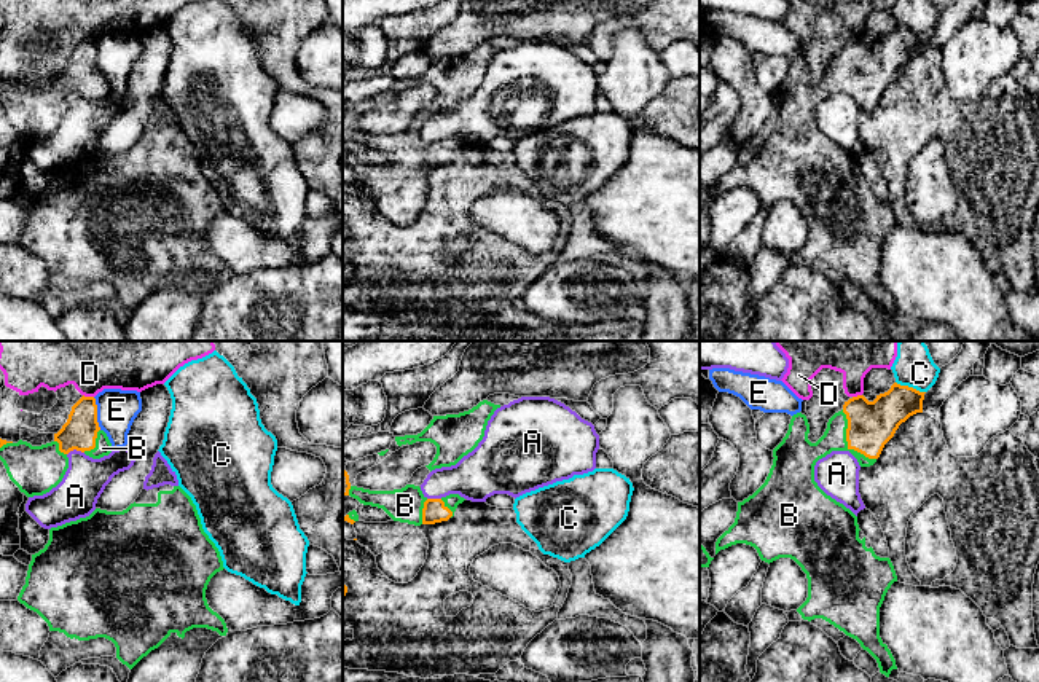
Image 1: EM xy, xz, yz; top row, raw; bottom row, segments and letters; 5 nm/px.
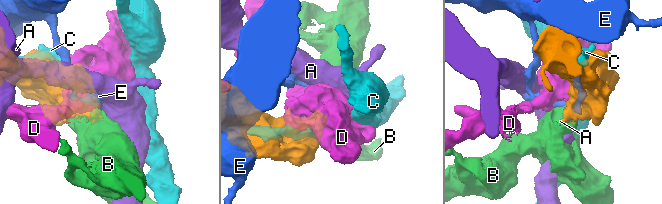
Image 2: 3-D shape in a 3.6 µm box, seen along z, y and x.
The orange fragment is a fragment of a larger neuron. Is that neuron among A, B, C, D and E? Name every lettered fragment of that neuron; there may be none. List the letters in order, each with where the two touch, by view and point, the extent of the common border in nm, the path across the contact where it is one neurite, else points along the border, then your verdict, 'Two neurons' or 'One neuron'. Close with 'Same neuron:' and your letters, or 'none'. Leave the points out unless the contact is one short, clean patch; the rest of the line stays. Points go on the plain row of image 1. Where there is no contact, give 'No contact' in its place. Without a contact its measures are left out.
A: Touches orange at xy (75, 91). Shared border 90 nm. Two neurons
B: Touches orange at yz (846, 83). Shared border 300 nm. One neuron
C: Touches orange at yz (910, 31). Shared border 160 nm. Two neurons
D: Touches orange at xy (88, 40). Shared border 60 nm. Boundary: xy (83, 37), (93, 40). Two neurons
E: Touches orange at xy (96, 56). Shared border 170 nm. Two neurons
Same neuron: B

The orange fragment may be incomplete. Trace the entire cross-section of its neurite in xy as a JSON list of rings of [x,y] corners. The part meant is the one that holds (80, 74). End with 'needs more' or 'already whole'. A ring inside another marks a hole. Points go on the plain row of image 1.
[[[81,40],[69,57],[62,72],[54,76],[51,86],[32,89],[0,81],[0,104],[10,123],[27,140],[43,139],[56,131],[67,112],[70,94],[81,94],[92,102],[112,96],[112,86],[97,65],[97,48],[94,40]]]; needs more

